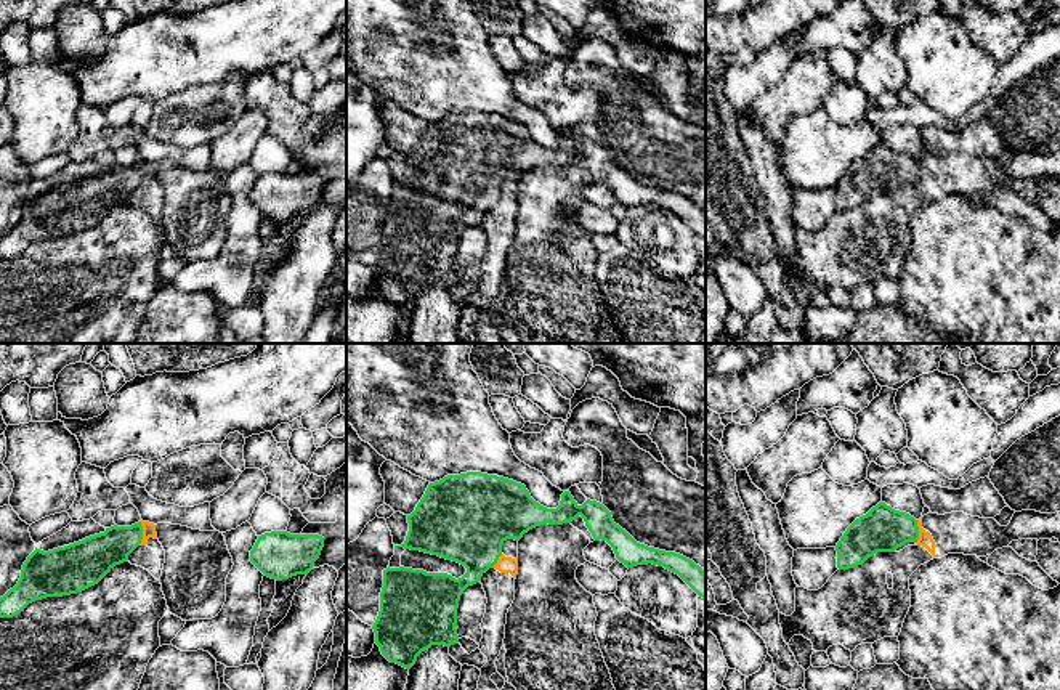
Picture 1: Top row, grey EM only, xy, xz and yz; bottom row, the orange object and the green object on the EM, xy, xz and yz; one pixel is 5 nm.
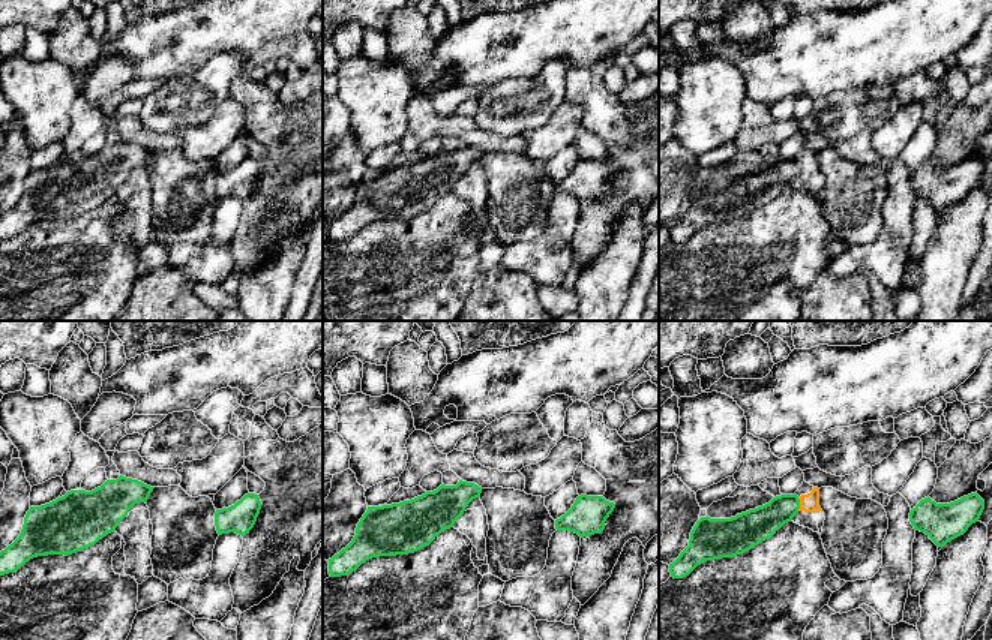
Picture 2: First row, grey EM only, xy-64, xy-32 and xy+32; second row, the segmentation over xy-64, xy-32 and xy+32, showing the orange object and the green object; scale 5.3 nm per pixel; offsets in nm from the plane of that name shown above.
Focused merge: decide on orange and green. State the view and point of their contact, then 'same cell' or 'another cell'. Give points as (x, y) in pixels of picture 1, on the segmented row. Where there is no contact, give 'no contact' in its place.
xy (143, 533) | another cell

